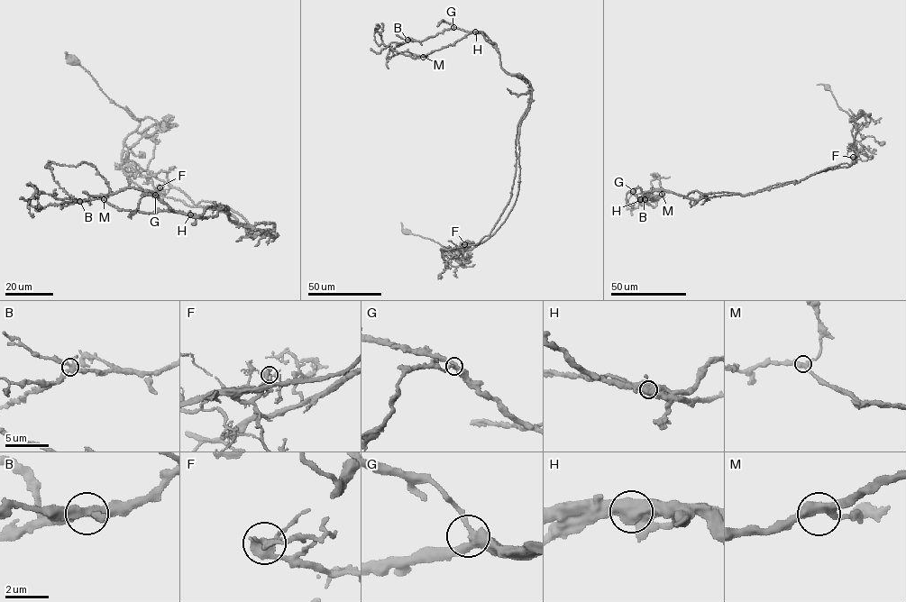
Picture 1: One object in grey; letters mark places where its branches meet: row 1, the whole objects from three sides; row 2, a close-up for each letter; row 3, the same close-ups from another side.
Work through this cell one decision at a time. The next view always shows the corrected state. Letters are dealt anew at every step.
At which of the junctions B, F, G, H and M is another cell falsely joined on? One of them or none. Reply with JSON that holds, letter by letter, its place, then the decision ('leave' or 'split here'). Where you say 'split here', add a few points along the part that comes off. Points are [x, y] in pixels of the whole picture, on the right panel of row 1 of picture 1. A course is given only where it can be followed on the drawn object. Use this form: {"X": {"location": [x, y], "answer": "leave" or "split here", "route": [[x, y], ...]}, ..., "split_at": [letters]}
{"B": {"location": [645, 199], "answer": "leave"}, "F": {"location": [853, 157], "answer": "leave"}, "G": {"location": [633, 191], "answer": "leave"}, "H": {"location": [640, 199], "answer": "split here", "route": [[640, 199], [663, 190], [745, 195], [847, 168], [856, 158], [855, 137], [870, 121], [863, 112], [857, 117]]}, "M": {"location": [662, 194], "answer": "leave"}, "split_at": ["H"]}

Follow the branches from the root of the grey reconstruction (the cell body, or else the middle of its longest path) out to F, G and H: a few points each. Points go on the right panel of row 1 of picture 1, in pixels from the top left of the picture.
F: (828, 87), (838, 106), (850, 115), (861, 113), (870, 118), (855, 137), (856, 160), (853, 157)
G: (828, 87), (850, 115), (864, 114), (849, 165), (745, 196), (657, 189), (640, 200), (633, 191)
H: (828, 87), (850, 115), (864, 114), (849, 165), (745, 196), (657, 189), (640, 199)

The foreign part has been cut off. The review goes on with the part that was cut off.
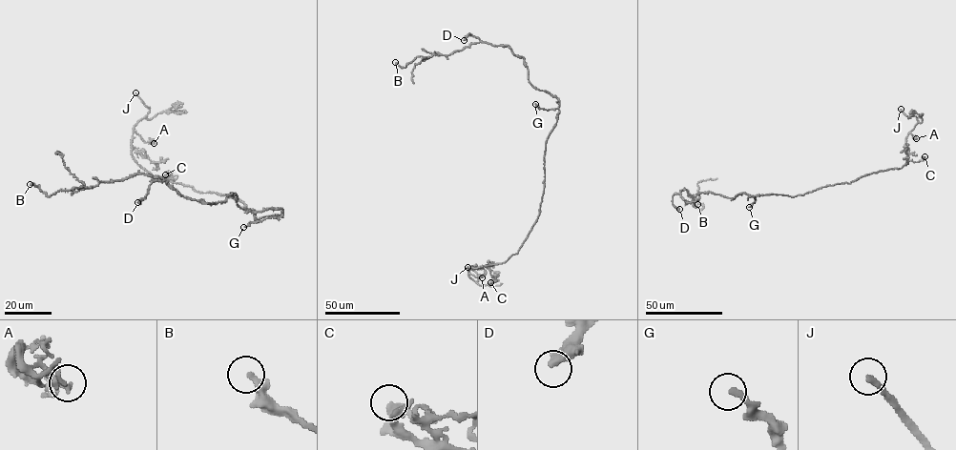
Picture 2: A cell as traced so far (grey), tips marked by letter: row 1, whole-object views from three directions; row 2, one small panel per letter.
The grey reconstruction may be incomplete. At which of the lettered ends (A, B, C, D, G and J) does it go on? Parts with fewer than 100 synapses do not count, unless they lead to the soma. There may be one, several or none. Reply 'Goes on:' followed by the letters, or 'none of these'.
Goes on: J

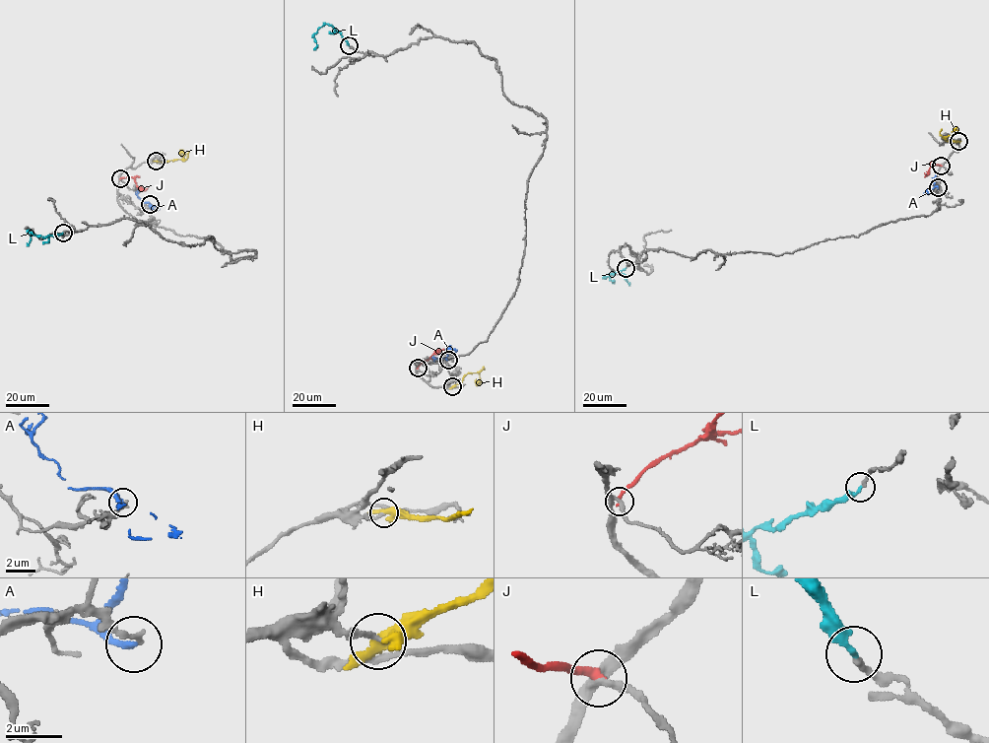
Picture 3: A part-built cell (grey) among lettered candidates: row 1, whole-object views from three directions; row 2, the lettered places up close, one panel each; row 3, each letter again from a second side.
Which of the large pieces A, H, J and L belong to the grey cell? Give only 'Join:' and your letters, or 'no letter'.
Join: L

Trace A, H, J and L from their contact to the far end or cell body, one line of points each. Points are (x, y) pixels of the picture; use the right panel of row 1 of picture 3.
A: (938, 188), (933, 181), (936, 174)
H: (958, 141), (944, 138), (956, 128)
J: (941, 166), (933, 164), (929, 174), (925, 176), (924, 173)
L: (626, 268), (603, 278), (620, 272), (629, 284)

